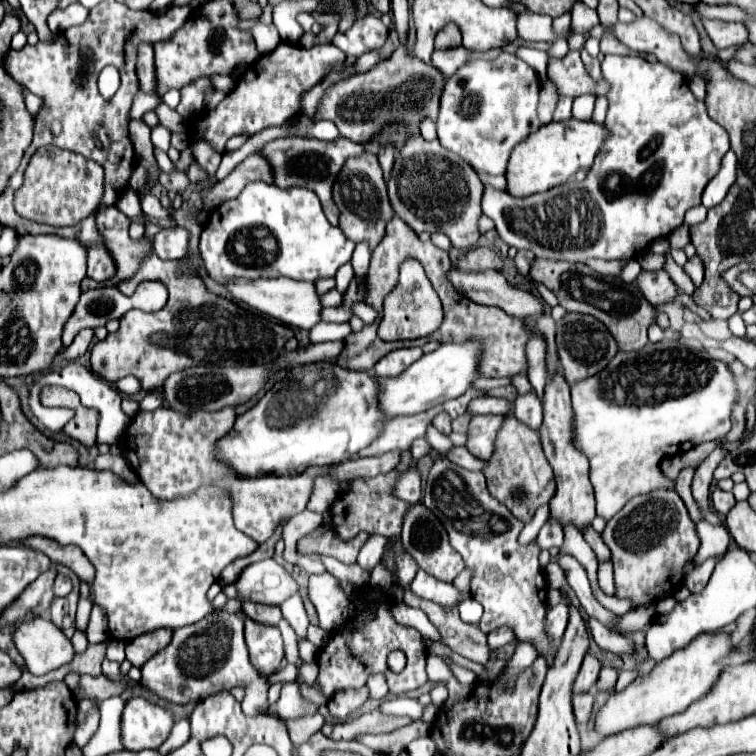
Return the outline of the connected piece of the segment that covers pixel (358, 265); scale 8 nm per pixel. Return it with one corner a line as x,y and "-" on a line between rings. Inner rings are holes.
359,242
357,248
355,248
355,252
353,252
353,258
351,258
355,274
357,276
365,276
367,268
369,268
369,262
371,262
371,248
369,248
369,244

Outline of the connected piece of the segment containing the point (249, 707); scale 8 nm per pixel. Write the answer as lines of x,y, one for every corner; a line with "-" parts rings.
217,610
205,616
201,622
193,626
183,626
173,630
173,640
163,652
157,652
151,660
145,662
141,668
141,684
155,692
157,696
175,702
187,704
203,700
217,690
223,688
245,688
243,700
243,714
245,716
259,716
265,714
267,704
267,690
269,684
249,662
249,652
243,640
243,612
225,612

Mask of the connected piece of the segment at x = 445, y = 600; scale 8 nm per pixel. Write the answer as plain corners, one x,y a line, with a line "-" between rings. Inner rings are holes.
419,570
415,580
411,582
411,592
417,594
419,598
439,604
445,610
451,610
451,608
459,606
459,602
471,598
469,592
461,592
453,584
443,584
443,582
427,576
423,570

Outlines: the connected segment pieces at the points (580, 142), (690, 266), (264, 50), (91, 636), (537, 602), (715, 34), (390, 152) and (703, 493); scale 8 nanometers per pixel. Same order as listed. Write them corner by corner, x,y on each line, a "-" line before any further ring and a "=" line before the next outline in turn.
571,118
567,122
549,122
541,126
511,152
507,166
507,192
513,196
547,192
571,180
579,170
591,170
599,148
603,148
603,140
607,140
607,128
595,120
=
697,256
689,258
689,262
685,264
685,272
689,274
689,278
693,280
695,286
699,286
703,282
703,262
=
257,22
249,30
251,30
251,34
255,38
255,44
257,44
257,50
261,54
269,54
271,50
275,50
281,44
281,38
279,38
279,34
277,34
277,30
275,30
273,24
=
93,606
91,610
91,618
89,618
89,626
87,626
87,640
89,644
99,644
107,638
107,618
103,608
=
447,456
433,462
423,492
423,504
443,522
449,542
463,556
465,566
475,570
471,594
485,608
479,628
489,634
503,624
513,626
517,640
531,642
549,668
557,656
557,646
545,628
547,582
539,564
541,548
537,540
527,546
519,544
519,532
525,524
489,496
483,472
467,472
=
703,20
703,26
705,26
705,30
717,50
739,46
739,44
747,42
747,28
741,22
=
387,146
387,148
379,154
379,162
381,162
381,168
383,168
383,178
385,178
385,182
389,182
389,178
391,178
391,168
393,168
393,162
395,162
395,154
397,154
397,150
391,148
391,146
=
719,446
697,466
695,470
695,476
693,476
693,484
691,484
691,492
693,492
693,498
697,502
697,506
701,508
701,514
703,514
703,520
711,522
713,526
721,526
721,518
717,516
717,512
711,508
709,504
709,486
713,482
713,472
715,468
719,466
719,462
723,460
725,456
725,450
721,450

